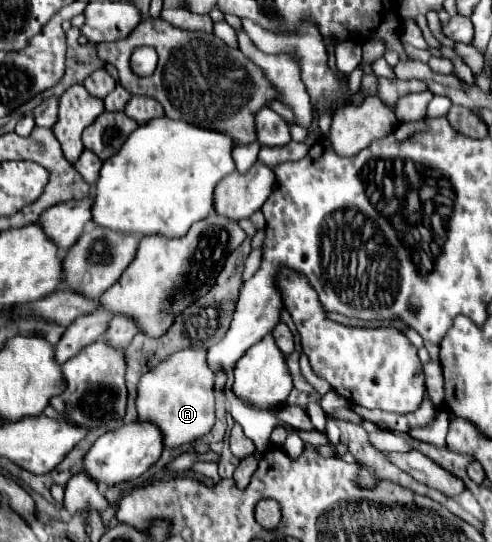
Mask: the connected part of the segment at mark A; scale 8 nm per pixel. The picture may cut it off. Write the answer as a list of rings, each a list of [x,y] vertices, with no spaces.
[[[183,349],[147,371],[139,381],[137,413],[139,421],[155,423],[165,439],[165,447],[193,443],[207,435],[215,423],[215,373],[207,365],[207,351]]]

